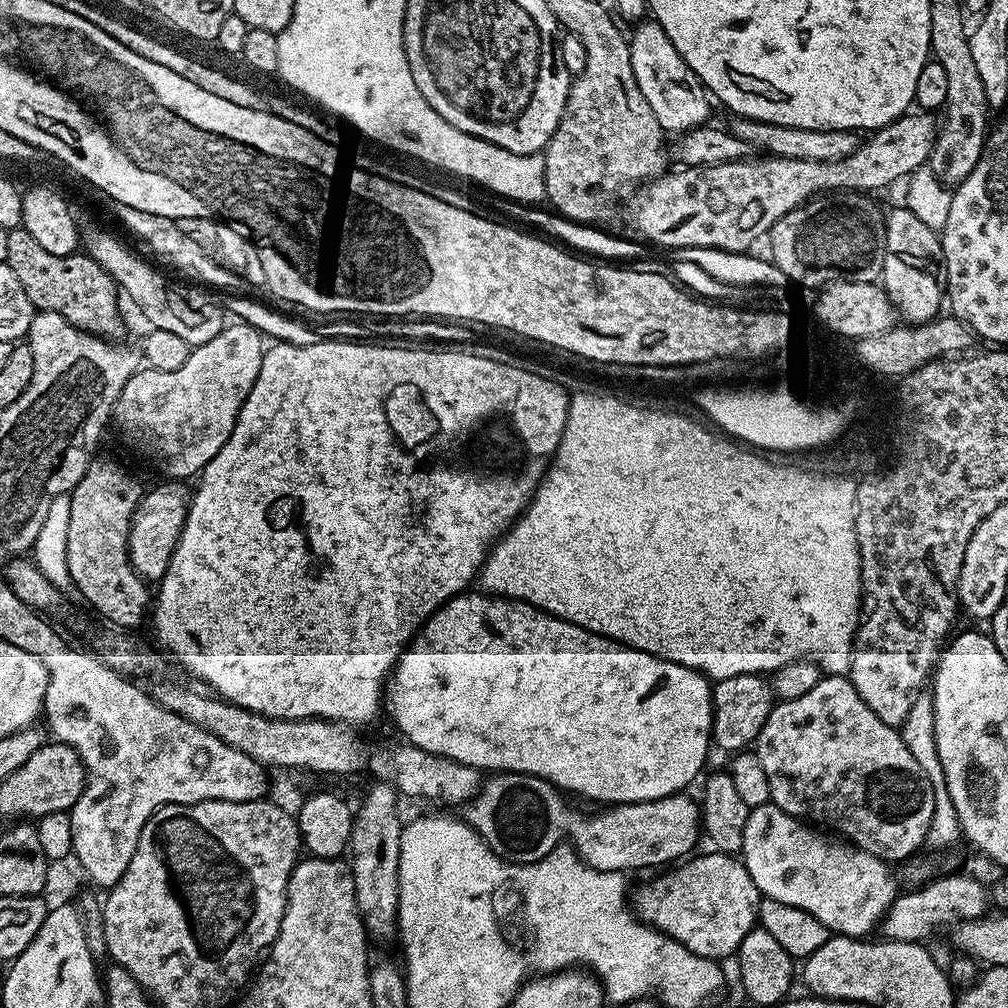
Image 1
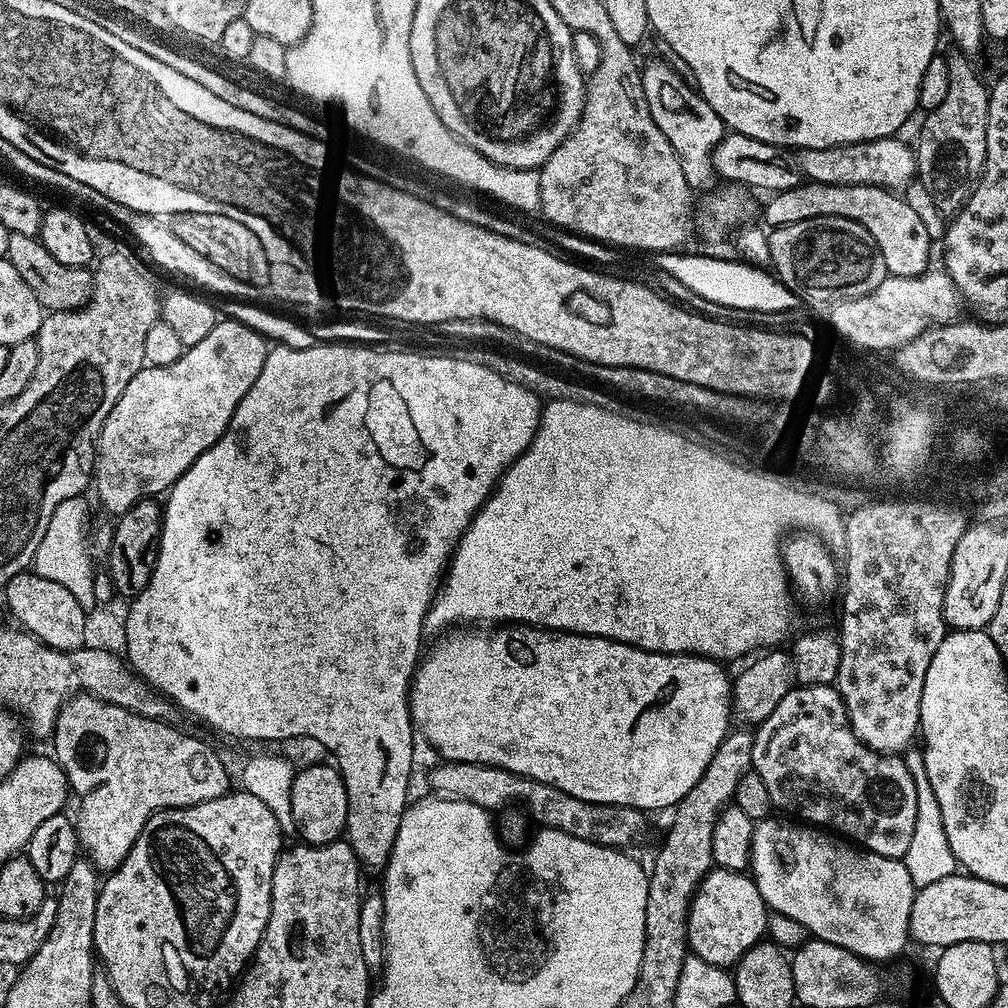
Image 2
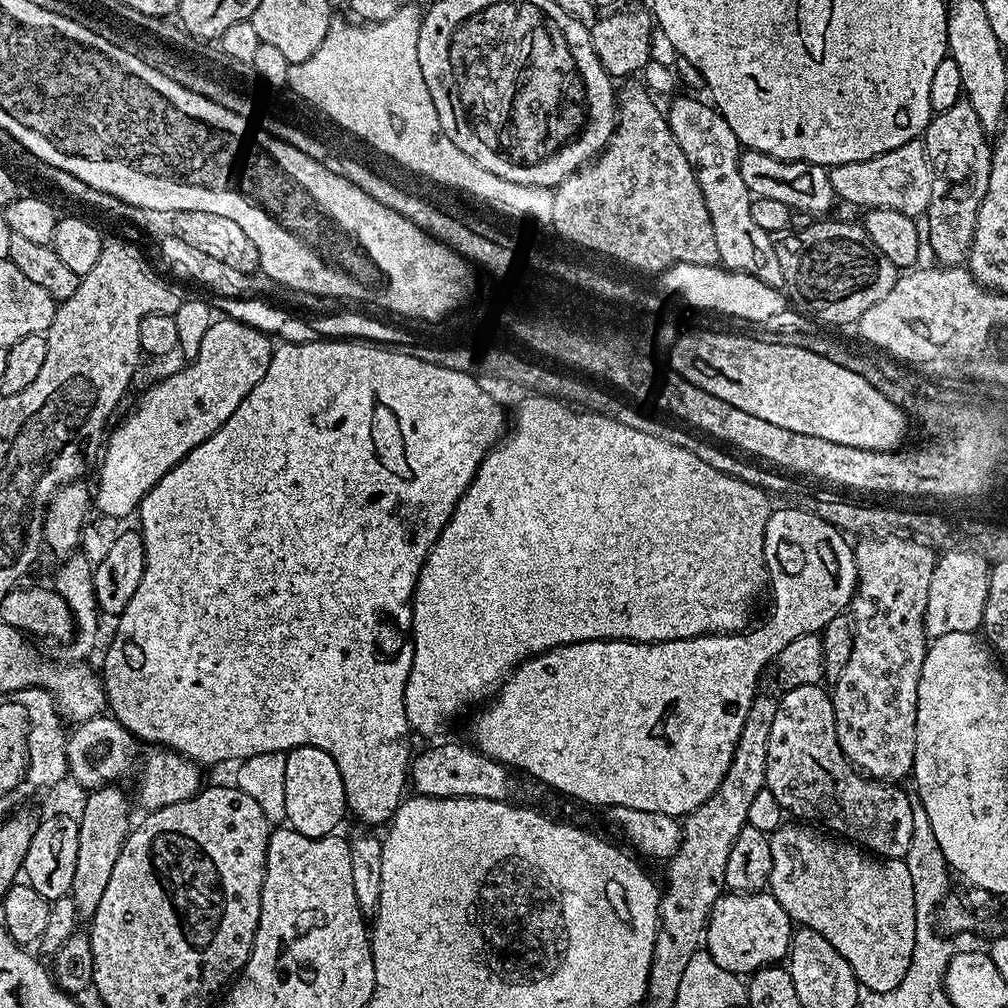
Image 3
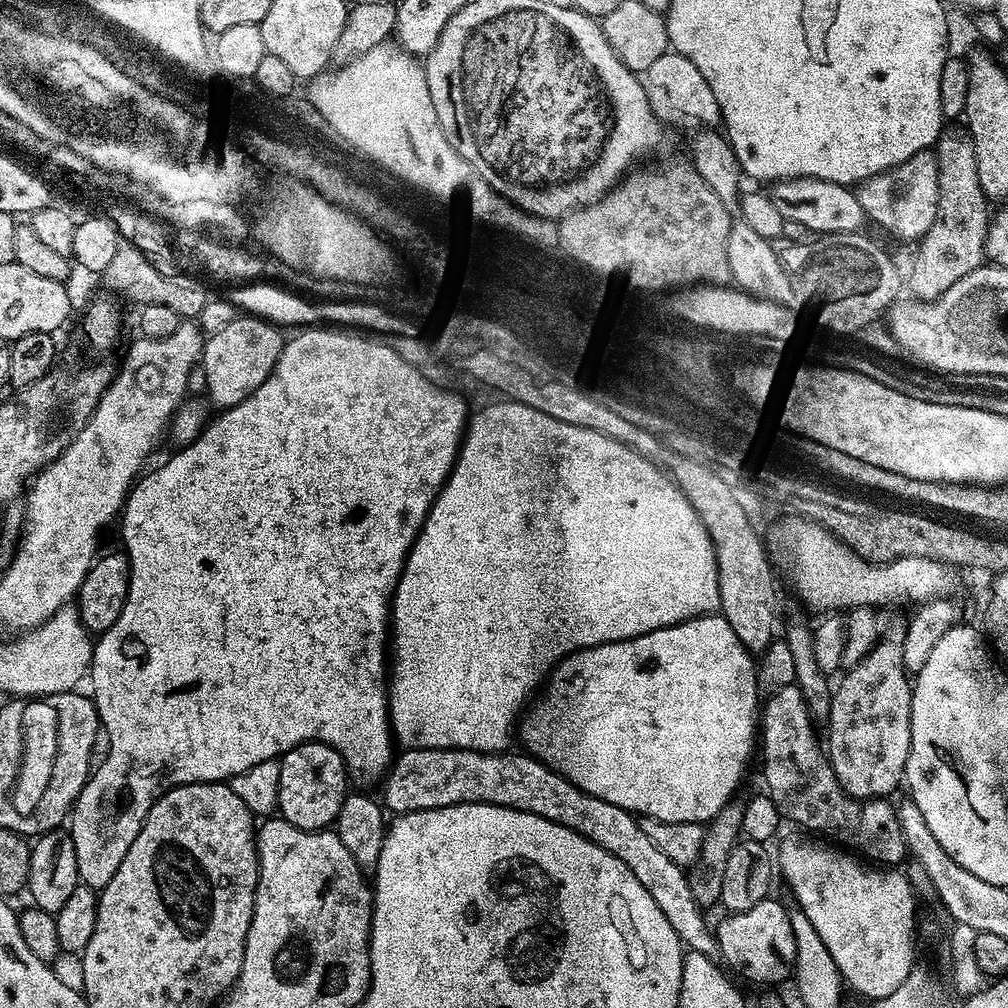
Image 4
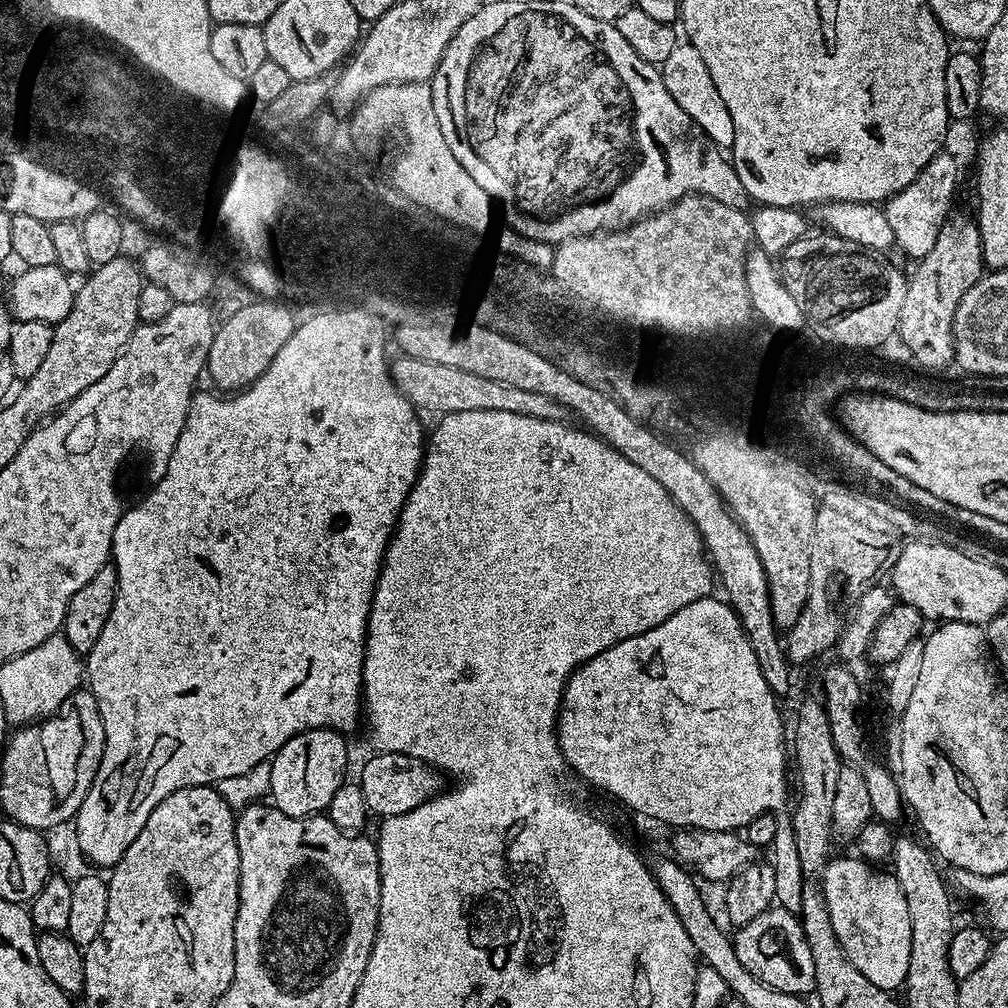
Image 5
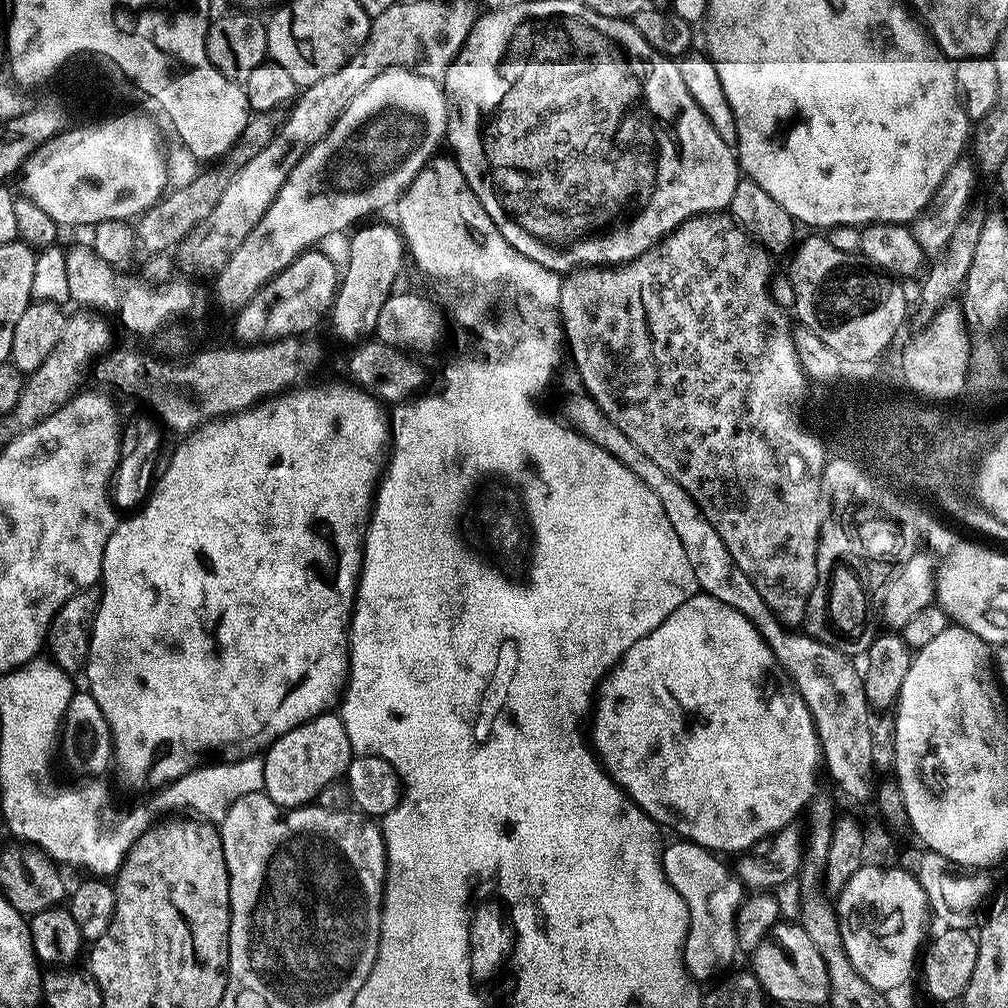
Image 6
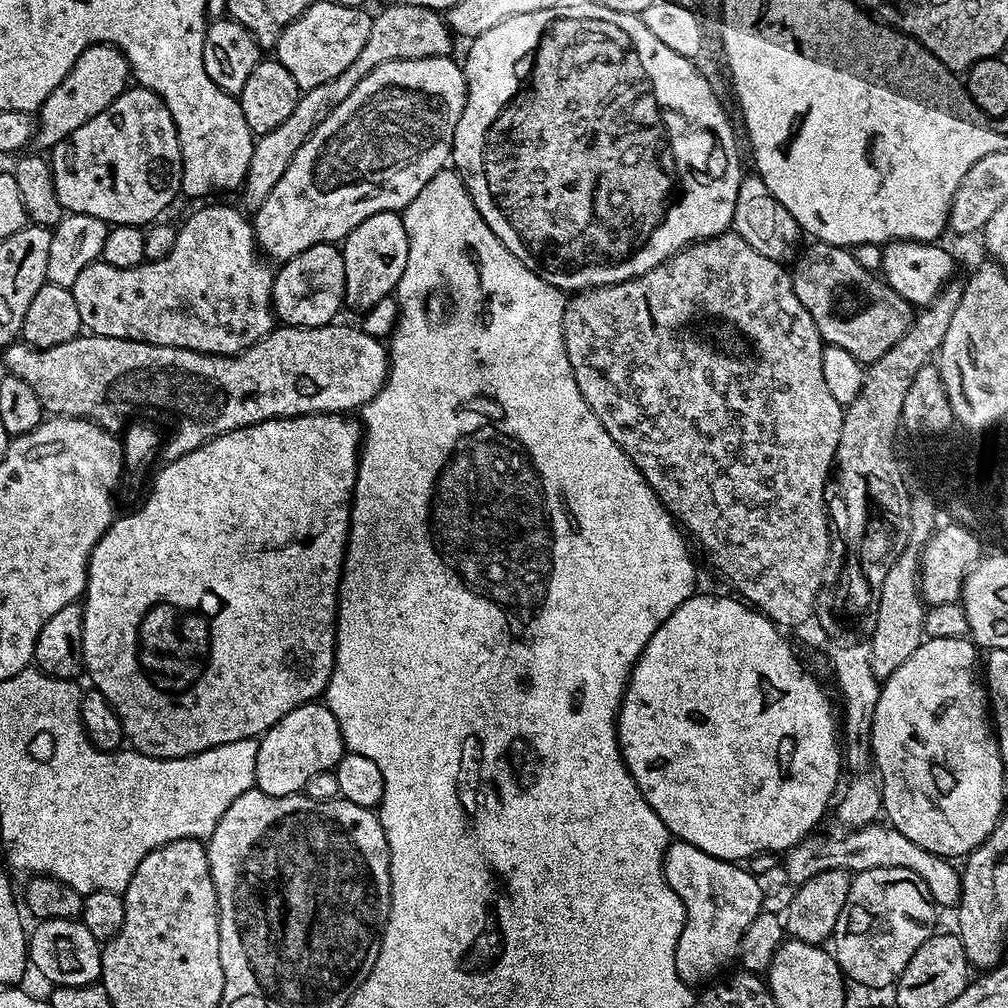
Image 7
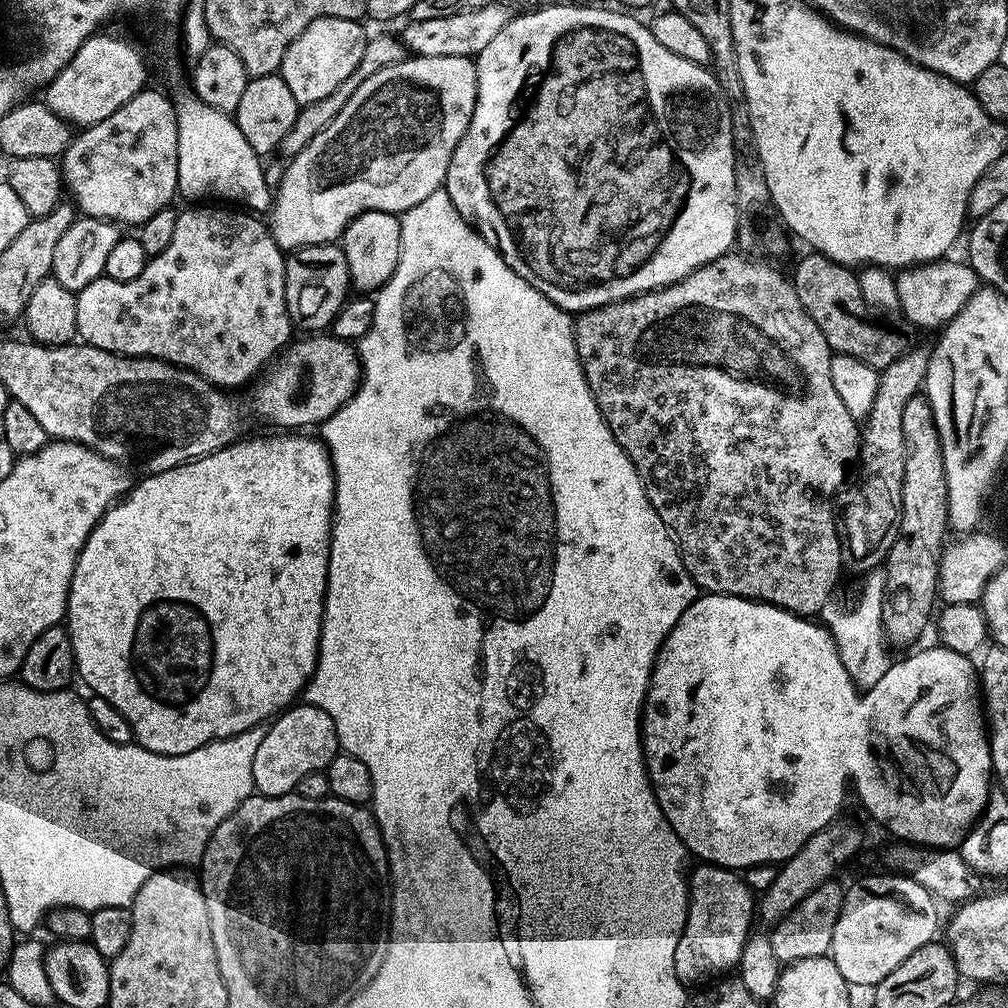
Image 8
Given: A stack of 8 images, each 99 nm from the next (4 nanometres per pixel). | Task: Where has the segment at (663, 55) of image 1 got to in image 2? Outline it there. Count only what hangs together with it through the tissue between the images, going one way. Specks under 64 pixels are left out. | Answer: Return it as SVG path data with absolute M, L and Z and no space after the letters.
M652 60L649 64L645 63L640 77L646 90L650 114L654 122L658 122L658 130L662 130L670 146L674 146L678 162L682 162L682 174L686 174L686 182L697 193L707 193L718 180L715 167L712 165L712 152L720 139L726 135L722 118L714 114L710 102L706 102L706 98L700 95L687 79L684 81L666 61Z

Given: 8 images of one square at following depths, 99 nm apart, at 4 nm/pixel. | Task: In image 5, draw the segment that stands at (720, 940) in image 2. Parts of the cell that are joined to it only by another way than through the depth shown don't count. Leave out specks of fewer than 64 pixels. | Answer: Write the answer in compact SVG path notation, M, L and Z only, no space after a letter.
M767 908L754 918L754 922L739 925L734 932L734 943L738 962L742 962L754 978L766 982L766 986L795 996L804 996L815 989L814 958L810 958L810 946L799 919L784 908Z

